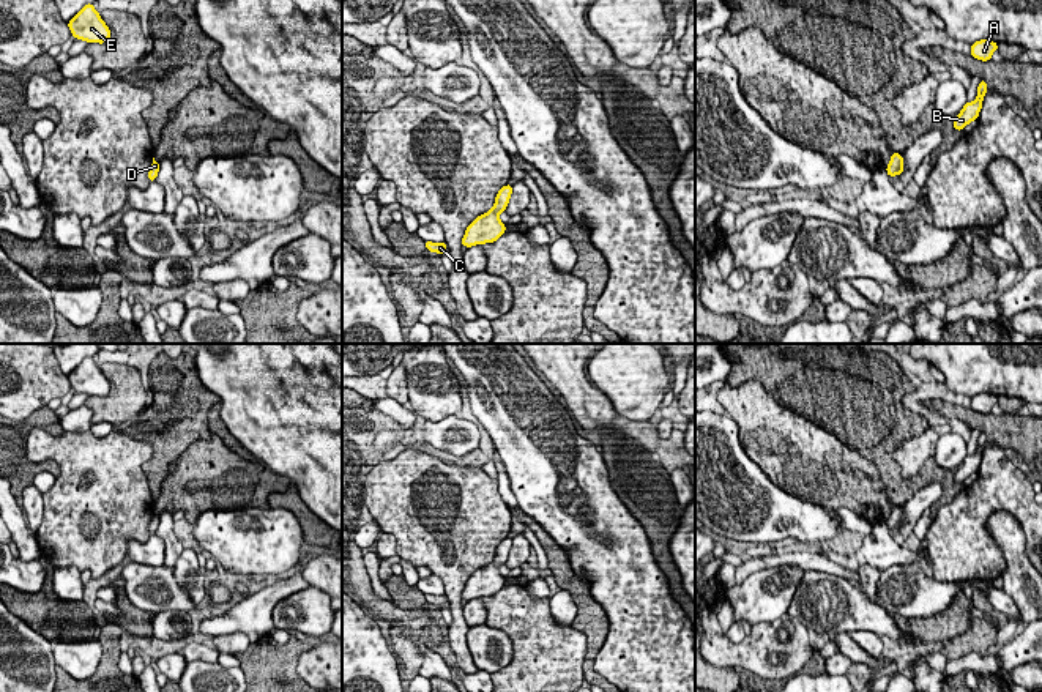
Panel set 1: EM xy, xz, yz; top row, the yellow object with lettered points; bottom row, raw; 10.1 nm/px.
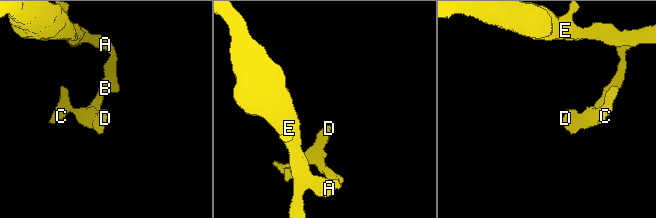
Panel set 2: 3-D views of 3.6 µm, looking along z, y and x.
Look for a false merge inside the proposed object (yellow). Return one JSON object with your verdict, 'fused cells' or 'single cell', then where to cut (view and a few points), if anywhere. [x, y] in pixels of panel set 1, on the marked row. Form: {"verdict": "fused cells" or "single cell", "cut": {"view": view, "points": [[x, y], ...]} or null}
{"verdict": "single cell", "cut": null}

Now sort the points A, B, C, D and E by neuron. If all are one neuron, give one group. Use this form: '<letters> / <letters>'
A B C D E

